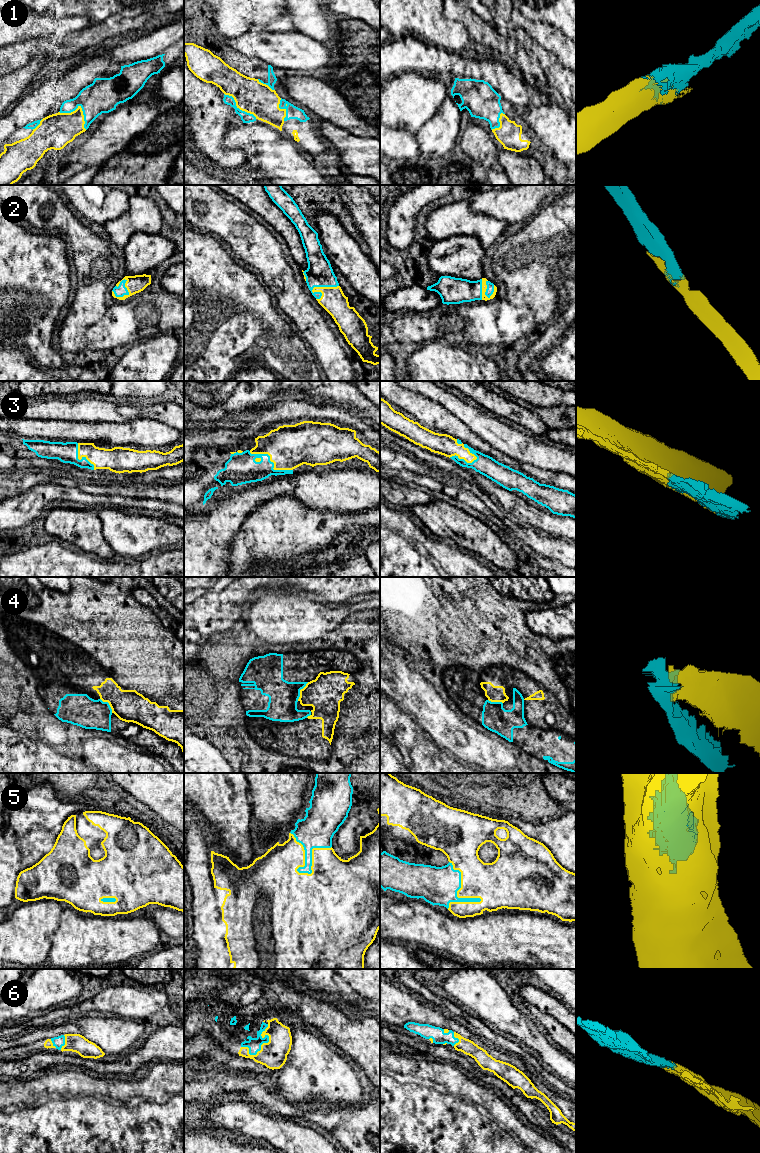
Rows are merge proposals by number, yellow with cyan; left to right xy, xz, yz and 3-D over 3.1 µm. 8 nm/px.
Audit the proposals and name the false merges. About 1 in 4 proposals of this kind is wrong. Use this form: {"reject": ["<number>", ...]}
{"reject": ["4"]}

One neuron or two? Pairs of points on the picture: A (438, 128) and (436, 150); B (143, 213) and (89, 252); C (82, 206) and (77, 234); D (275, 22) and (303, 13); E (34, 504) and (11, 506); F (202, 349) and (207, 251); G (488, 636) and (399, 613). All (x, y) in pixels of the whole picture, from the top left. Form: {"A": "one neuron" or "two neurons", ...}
{"A": "one neuron", "B": "two neurons", "C": "two neurons", "D": "two neurons", "E": "one neuron", "F": "one neuron", "G": "one neuron"}

